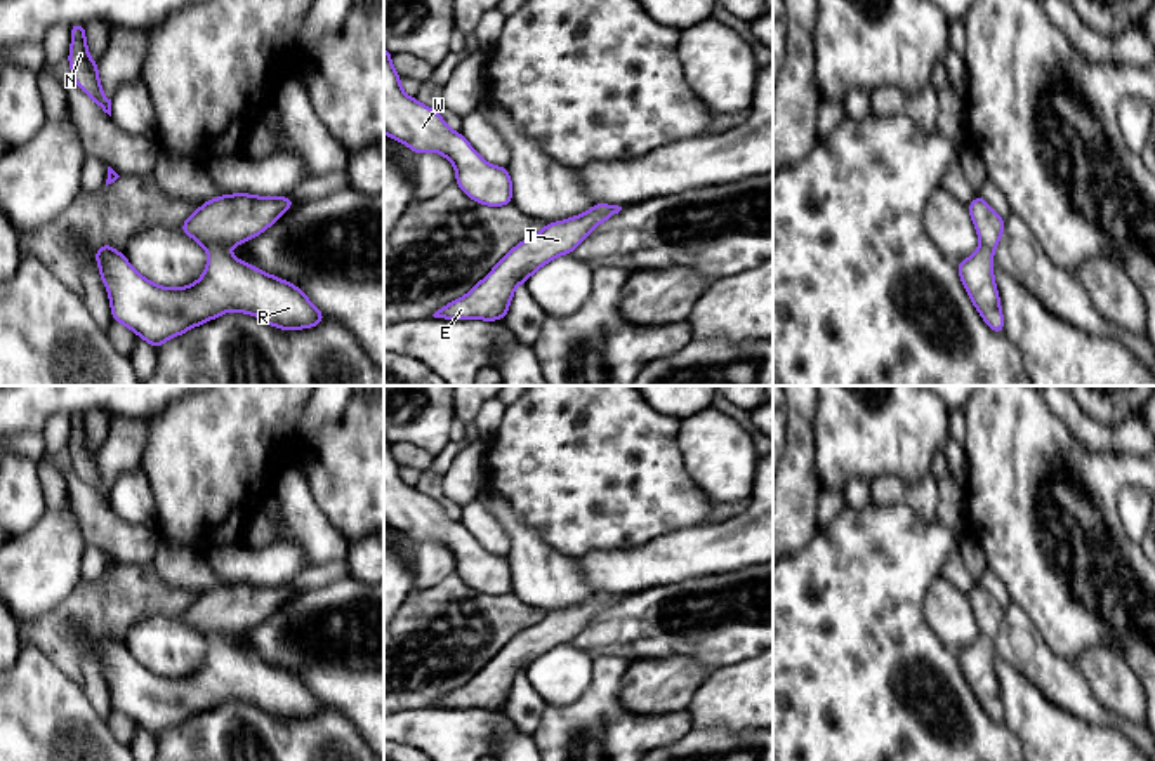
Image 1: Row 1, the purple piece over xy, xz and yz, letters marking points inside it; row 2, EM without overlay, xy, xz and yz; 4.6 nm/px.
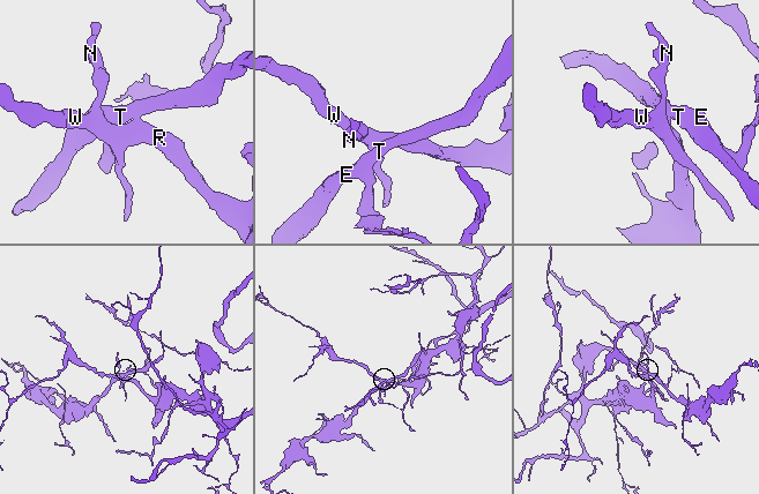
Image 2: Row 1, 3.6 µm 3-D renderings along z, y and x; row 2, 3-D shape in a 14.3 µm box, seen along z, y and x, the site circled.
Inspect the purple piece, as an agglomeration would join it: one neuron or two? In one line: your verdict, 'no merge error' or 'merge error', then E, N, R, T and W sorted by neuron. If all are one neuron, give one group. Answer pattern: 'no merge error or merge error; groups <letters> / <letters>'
merge error; groups E T / N R W

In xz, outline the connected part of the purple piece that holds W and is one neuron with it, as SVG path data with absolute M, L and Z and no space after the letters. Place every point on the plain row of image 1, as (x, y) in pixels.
M384 436L384 523L406 533L415 544L441 542L455 556L455 573L474 591L488 596L509 594L512 572L507 556L485 551L441 504L408 486L399 469L391 441Z

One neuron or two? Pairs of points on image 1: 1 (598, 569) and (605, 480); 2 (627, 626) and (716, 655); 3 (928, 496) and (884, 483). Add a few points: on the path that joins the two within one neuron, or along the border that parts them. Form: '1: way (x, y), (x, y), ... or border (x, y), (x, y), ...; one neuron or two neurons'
1: border (640, 542), (629, 548), (593, 548), (575, 560); two neurons
2: way (650, 626), (664, 636), (693, 638); one neuron
3: way (917, 496), (895, 492); one neuron

